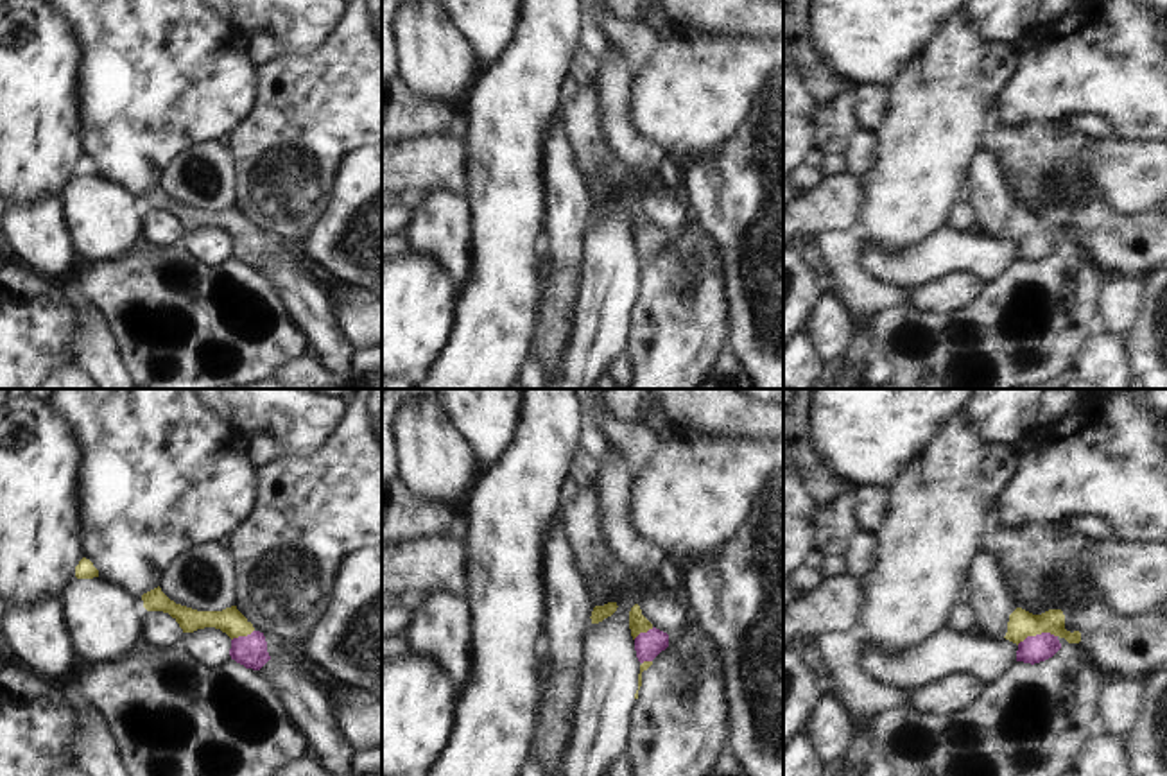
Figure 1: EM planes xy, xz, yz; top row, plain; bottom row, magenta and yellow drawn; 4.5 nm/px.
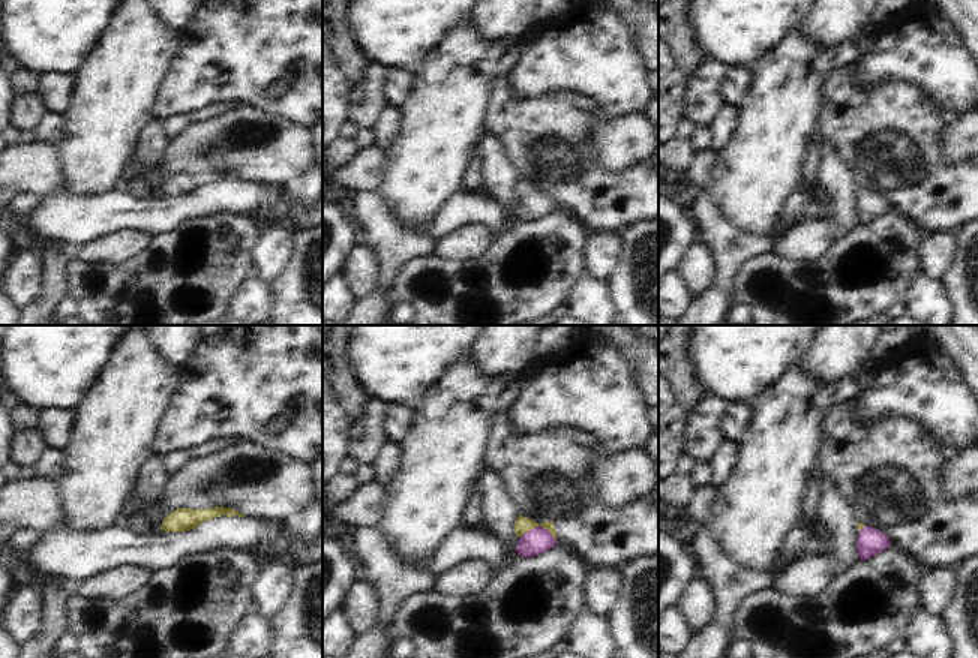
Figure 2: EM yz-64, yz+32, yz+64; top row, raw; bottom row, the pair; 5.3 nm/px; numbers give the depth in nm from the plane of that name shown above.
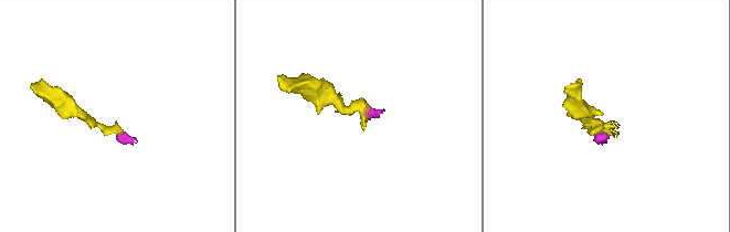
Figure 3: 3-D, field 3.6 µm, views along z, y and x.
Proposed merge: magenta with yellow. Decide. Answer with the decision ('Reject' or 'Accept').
Accept.

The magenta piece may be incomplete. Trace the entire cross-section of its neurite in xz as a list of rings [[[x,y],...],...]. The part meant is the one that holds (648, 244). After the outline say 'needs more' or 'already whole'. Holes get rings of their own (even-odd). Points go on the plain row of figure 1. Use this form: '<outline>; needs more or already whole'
[[[638,203],[629,210],[629,228],[635,238],[636,256],[642,262],[638,272],[638,289],[642,285],[642,271],[653,263],[653,258],[669,246],[669,233],[656,228],[644,213]]]; needs more

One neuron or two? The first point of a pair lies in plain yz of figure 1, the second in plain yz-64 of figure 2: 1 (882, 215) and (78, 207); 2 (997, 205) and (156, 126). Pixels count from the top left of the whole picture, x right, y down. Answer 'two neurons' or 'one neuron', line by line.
1: two neurons
2: one neuron

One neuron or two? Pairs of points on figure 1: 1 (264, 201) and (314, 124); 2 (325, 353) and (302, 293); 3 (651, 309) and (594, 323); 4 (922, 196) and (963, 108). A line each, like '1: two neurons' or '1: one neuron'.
1: one neuron
2: one neuron
3: two neurons
4: one neuron

